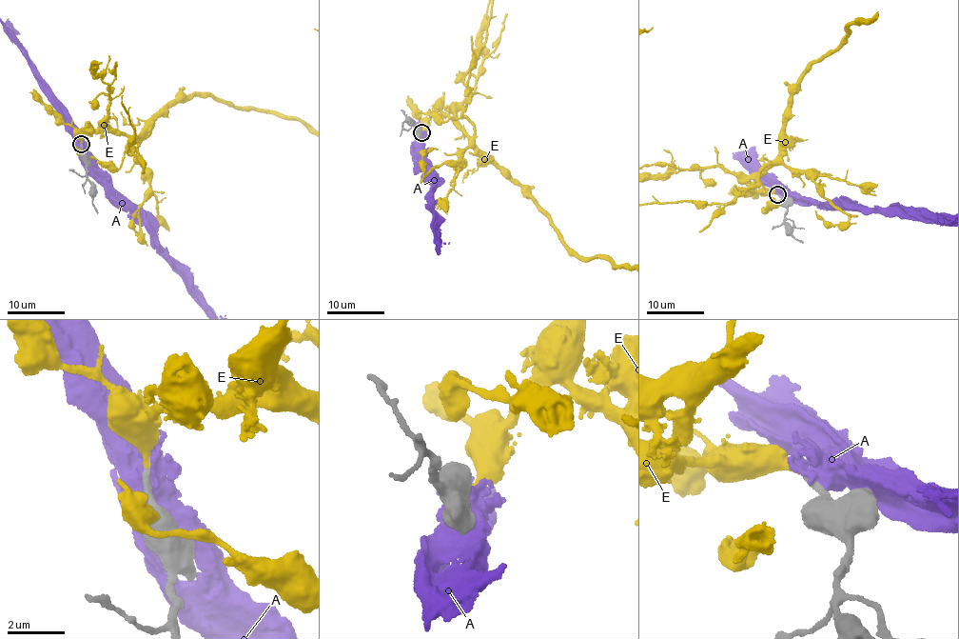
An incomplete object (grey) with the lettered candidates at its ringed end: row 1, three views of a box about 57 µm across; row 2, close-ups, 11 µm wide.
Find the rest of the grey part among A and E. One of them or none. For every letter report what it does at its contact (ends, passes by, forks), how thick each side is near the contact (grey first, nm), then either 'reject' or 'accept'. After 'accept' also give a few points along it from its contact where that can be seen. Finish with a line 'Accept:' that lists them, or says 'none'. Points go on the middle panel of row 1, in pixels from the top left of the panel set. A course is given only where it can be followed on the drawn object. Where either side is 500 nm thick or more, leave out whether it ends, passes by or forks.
A: calibres 300 and 600 nm; reject
E: it ends; calibres 200 and 320 nm; accept
Accept: E

